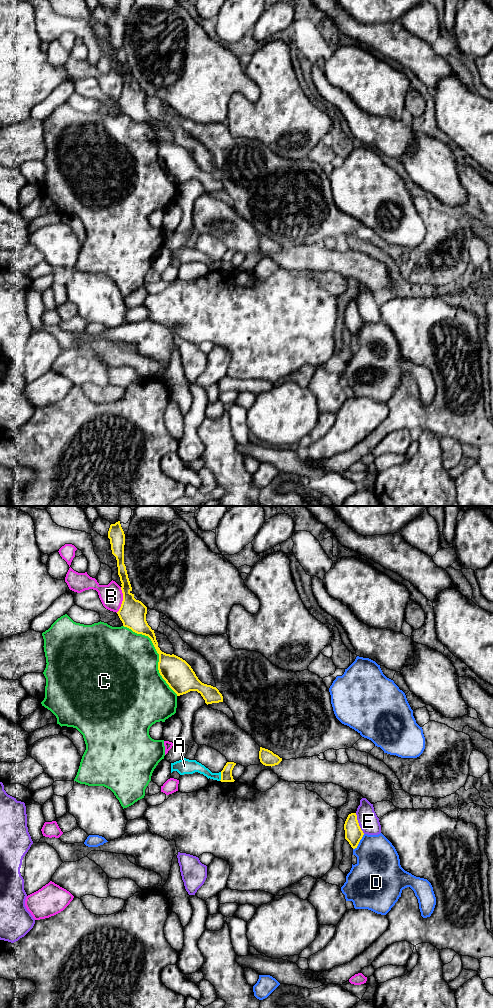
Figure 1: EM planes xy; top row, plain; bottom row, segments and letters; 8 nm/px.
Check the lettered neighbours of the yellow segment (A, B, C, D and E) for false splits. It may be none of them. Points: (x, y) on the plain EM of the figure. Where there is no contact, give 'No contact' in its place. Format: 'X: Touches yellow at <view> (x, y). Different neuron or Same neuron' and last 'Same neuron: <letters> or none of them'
A: Touches yellow at xy (221, 264). Different neuron
B: Touches yellow at xy (123, 88). Different neuron
C: Touches yellow at xy (158, 141). Different neuron
D: Touches yellow at xy (359, 329). Different neuron
E: Touches yellow at xy (358, 311). Different neuron
Same neuron: none of them

